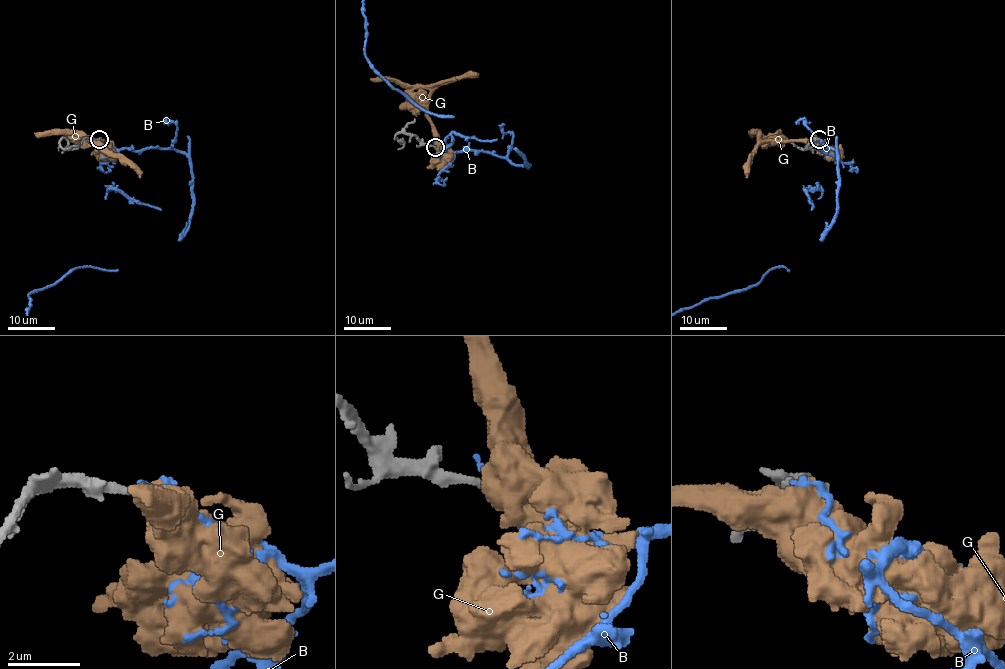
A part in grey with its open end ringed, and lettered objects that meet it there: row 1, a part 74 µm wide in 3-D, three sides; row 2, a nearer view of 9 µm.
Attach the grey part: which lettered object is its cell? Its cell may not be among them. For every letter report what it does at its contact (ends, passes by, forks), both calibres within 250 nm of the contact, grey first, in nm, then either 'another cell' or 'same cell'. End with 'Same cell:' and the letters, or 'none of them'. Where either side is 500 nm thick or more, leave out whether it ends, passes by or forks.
B: it ends | 240/260 nm | another cell
G: 240/700 nm | another cell
Same cell: none of them

